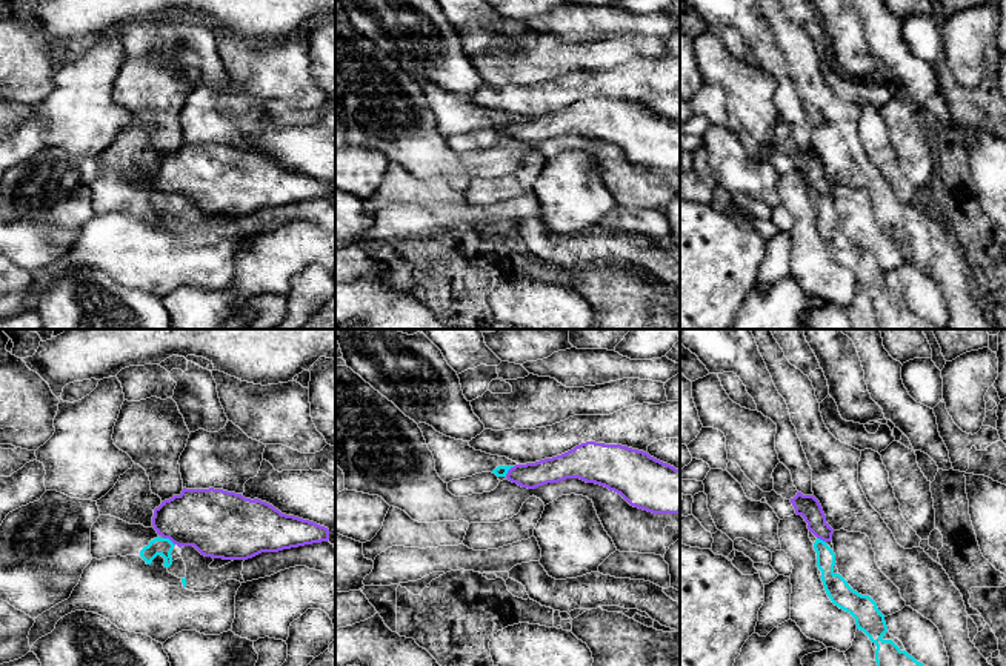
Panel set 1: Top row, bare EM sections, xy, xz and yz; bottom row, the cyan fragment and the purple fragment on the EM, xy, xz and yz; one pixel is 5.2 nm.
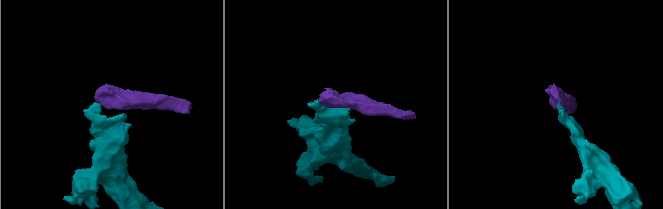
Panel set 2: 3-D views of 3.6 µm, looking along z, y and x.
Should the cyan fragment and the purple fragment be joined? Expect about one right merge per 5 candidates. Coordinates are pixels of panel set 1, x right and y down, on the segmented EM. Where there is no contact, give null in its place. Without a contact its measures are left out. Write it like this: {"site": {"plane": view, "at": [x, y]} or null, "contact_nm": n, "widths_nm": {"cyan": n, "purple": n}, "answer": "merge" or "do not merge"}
{"site": {"plane": "xy", "at": [169, 540]}, "contact_nm": 80, "widths_nm": {"cyan": 100, "purple": 340}, "answer": "do not merge"}

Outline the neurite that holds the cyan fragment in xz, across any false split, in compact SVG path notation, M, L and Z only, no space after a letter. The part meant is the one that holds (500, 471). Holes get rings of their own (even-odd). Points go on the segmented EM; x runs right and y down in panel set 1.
M418 423L418 428L434 455L435 471L445 483L481 472L506 477L508 471L517 465L506 457L475 451L469 441L446 437L426 423Z

